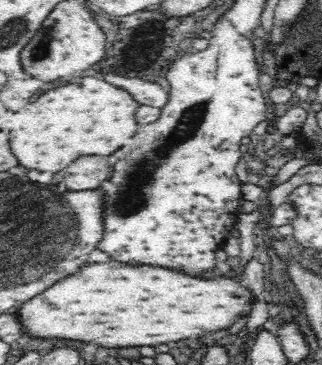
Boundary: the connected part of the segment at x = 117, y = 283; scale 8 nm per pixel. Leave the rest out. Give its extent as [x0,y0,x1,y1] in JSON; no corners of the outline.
[20,260,254,348]

